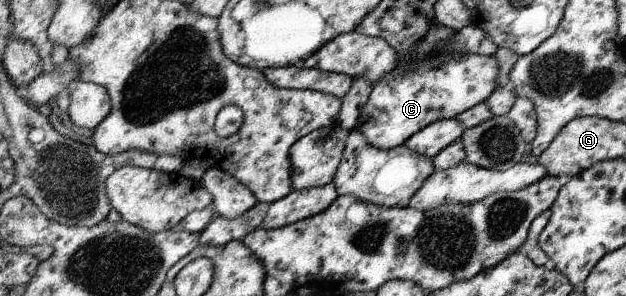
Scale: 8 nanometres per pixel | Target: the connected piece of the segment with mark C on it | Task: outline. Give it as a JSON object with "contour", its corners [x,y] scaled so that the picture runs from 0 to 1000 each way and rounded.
{"contour":[[[696,81],[669,149],[641,176],[641,236],[634,236],[634,250],[621,250],[621,264],[596,284],[570,426],[594,493],[621,507],[644,490],[693,412],[733,395],[756,358],[775,348],[799,294],[792,277],[797,226],[789,189],[736,182],[701,223],[692,216],[704,182],[704,155],[711,155],[727,108],[724,95]]]}

